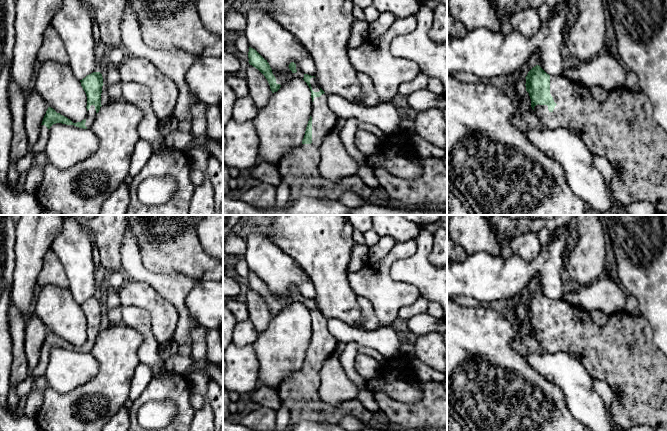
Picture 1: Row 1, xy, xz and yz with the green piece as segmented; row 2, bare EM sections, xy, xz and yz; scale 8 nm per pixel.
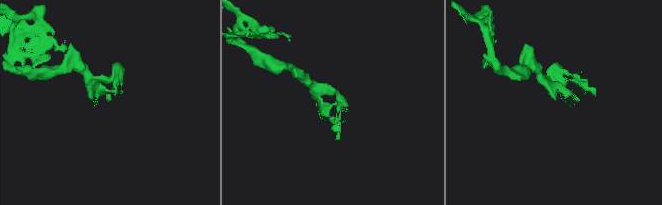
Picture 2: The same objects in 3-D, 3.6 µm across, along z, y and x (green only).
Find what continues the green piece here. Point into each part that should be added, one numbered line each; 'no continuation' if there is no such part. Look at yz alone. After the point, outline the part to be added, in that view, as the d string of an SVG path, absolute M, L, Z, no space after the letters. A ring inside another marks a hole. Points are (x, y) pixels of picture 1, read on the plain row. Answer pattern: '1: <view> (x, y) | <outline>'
1: yz (622, 353) | M561 298L558 300L550 300L550 318L553 321L554 326L557 328L554 334L550 336L547 329L538 328L534 331L535 336L538 338L548 353L554 354L556 352L565 352L573 356L582 363L583 367L586 369L592 379L603 380L610 386L613 391L613 402L609 408L609 411L611 421L615 426L626 430L631 426L647 425L654 431L667 431L667 357L658 349L654 343L653 330L642 315L632 315L627 311L622 310L609 315L607 323L600 327L593 322L591 313L573 306Z

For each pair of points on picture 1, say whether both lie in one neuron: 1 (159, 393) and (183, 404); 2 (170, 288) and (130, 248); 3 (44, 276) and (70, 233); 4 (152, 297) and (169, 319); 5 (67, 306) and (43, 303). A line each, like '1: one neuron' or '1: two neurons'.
1: one neuron
2: one neuron
3: two neurons
4: one neuron
5: one neuron

